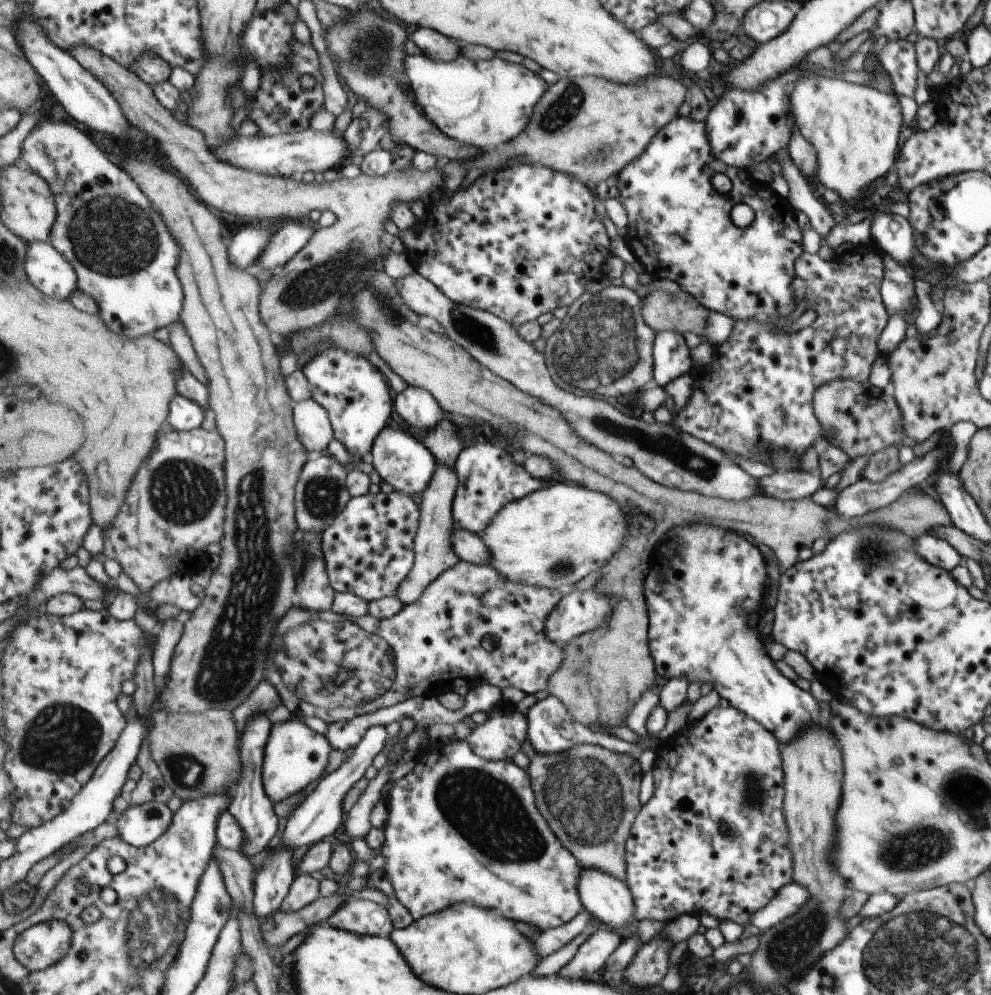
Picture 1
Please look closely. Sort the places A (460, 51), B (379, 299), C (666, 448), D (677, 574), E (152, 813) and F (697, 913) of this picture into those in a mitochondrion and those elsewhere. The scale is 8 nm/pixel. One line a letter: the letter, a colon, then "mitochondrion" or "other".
A: other
B: mitochondrion
C: mitochondrion
D: other
E: mitochondrion
F: other

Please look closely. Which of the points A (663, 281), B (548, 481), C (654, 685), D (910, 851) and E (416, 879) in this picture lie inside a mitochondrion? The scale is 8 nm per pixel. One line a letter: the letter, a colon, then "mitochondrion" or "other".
A: other
B: other
C: other
D: mitochondrion
E: other

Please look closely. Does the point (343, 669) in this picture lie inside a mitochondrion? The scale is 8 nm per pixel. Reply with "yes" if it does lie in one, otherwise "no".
yes

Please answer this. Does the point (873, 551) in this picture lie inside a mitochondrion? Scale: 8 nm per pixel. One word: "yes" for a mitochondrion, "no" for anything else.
yes

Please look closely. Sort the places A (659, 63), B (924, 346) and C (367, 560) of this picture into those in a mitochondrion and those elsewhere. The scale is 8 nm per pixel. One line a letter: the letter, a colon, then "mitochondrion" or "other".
A: other
B: other
C: other

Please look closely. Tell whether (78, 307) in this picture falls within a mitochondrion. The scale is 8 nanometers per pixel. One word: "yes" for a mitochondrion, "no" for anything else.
no

